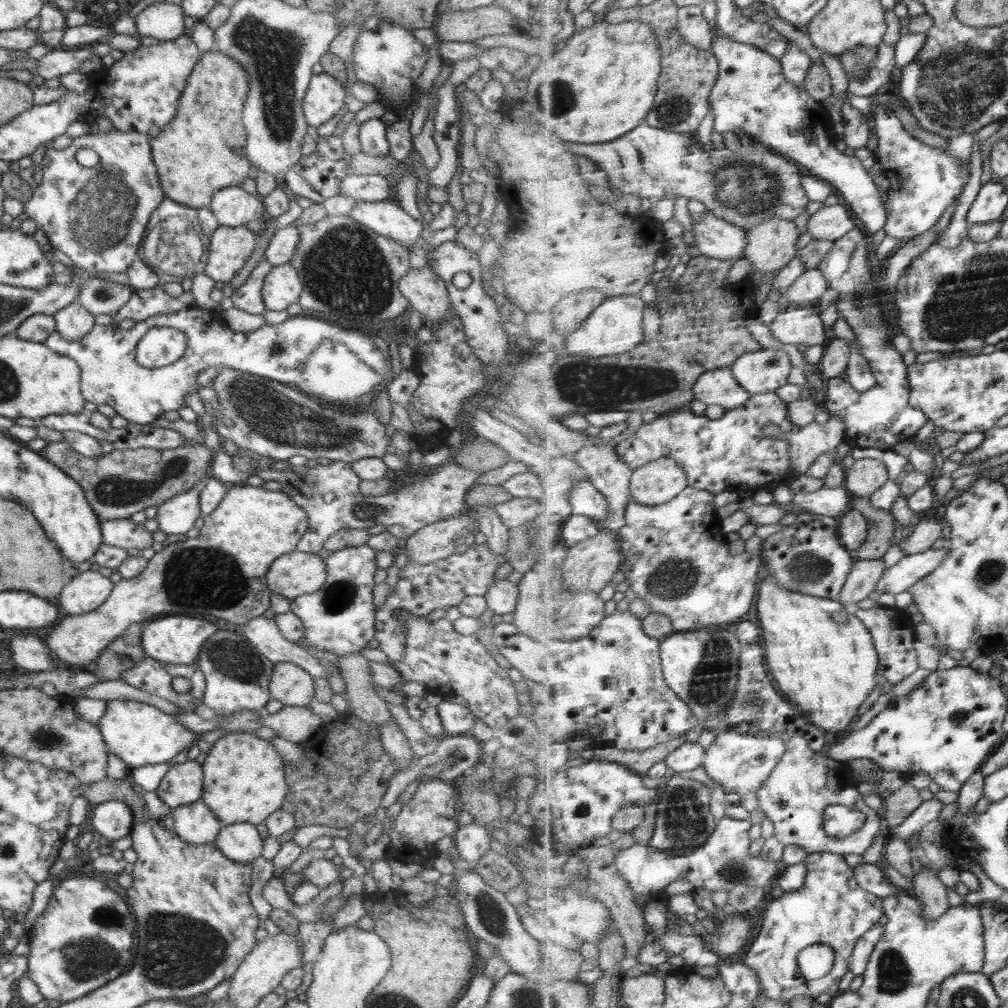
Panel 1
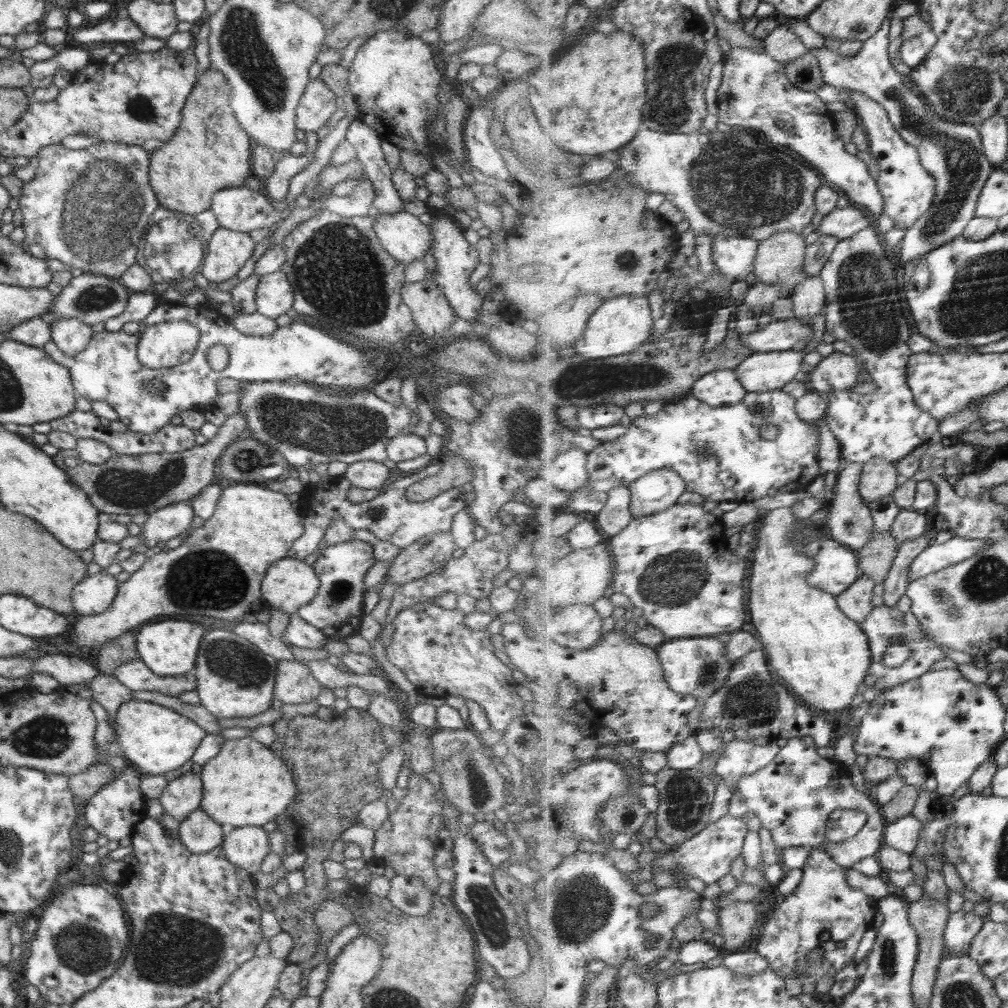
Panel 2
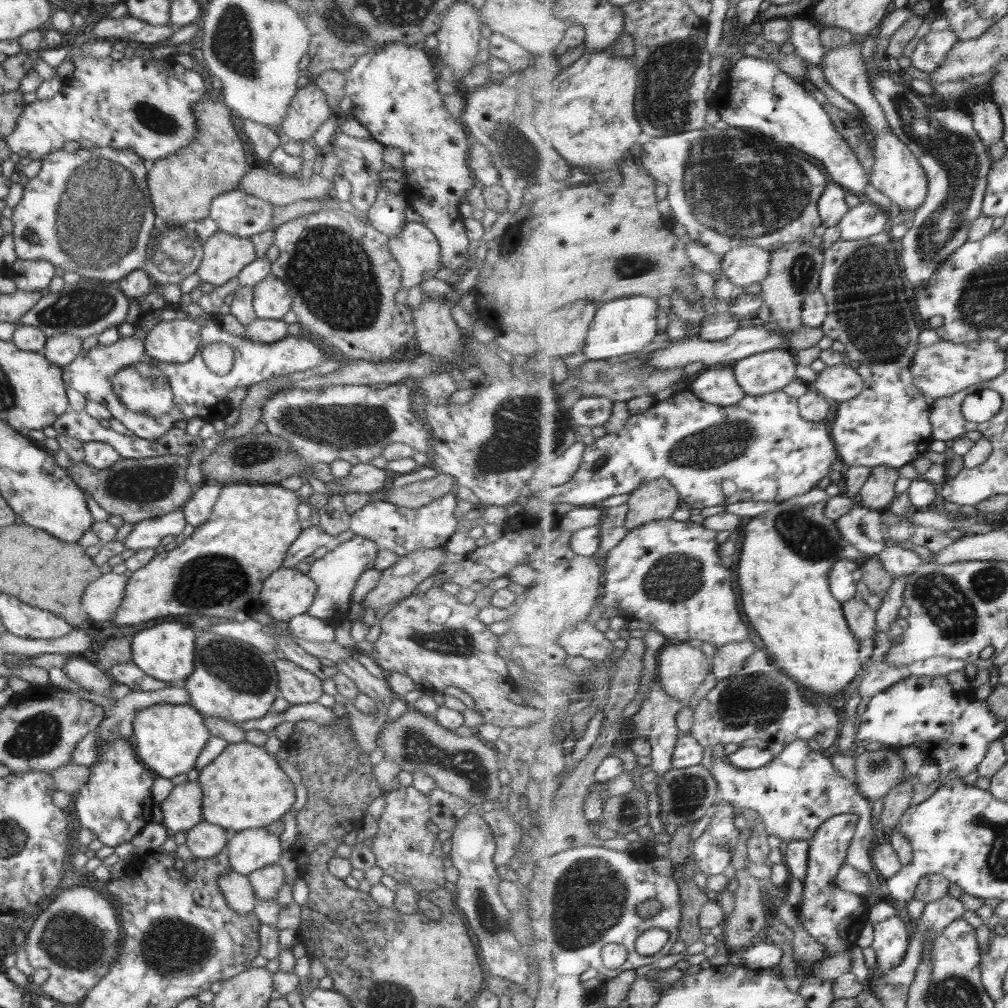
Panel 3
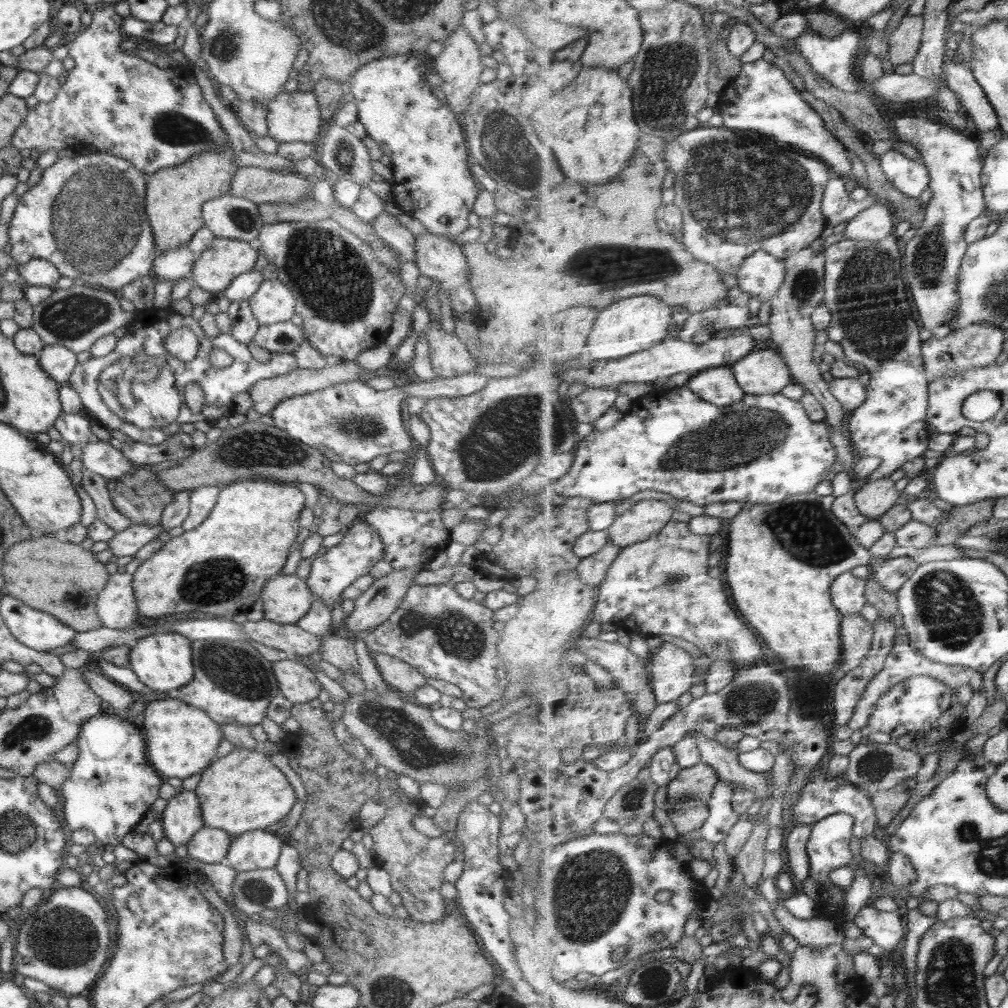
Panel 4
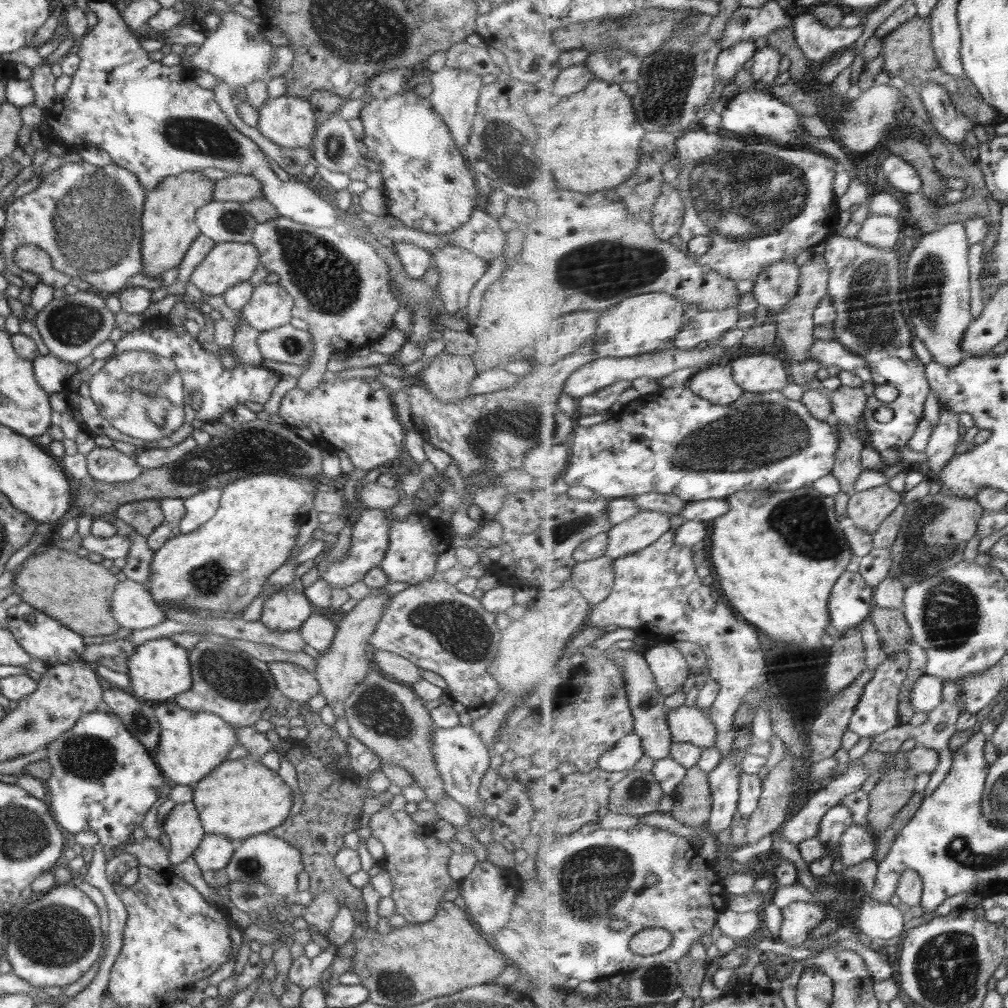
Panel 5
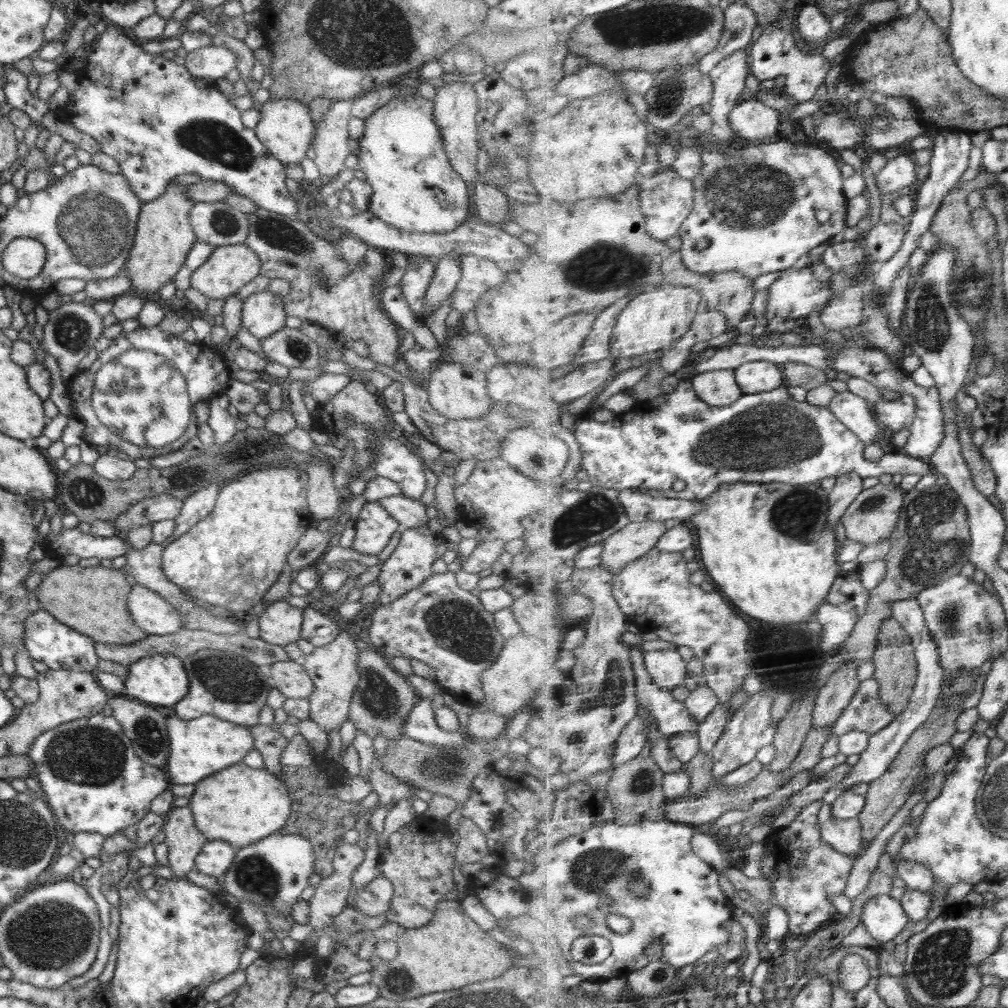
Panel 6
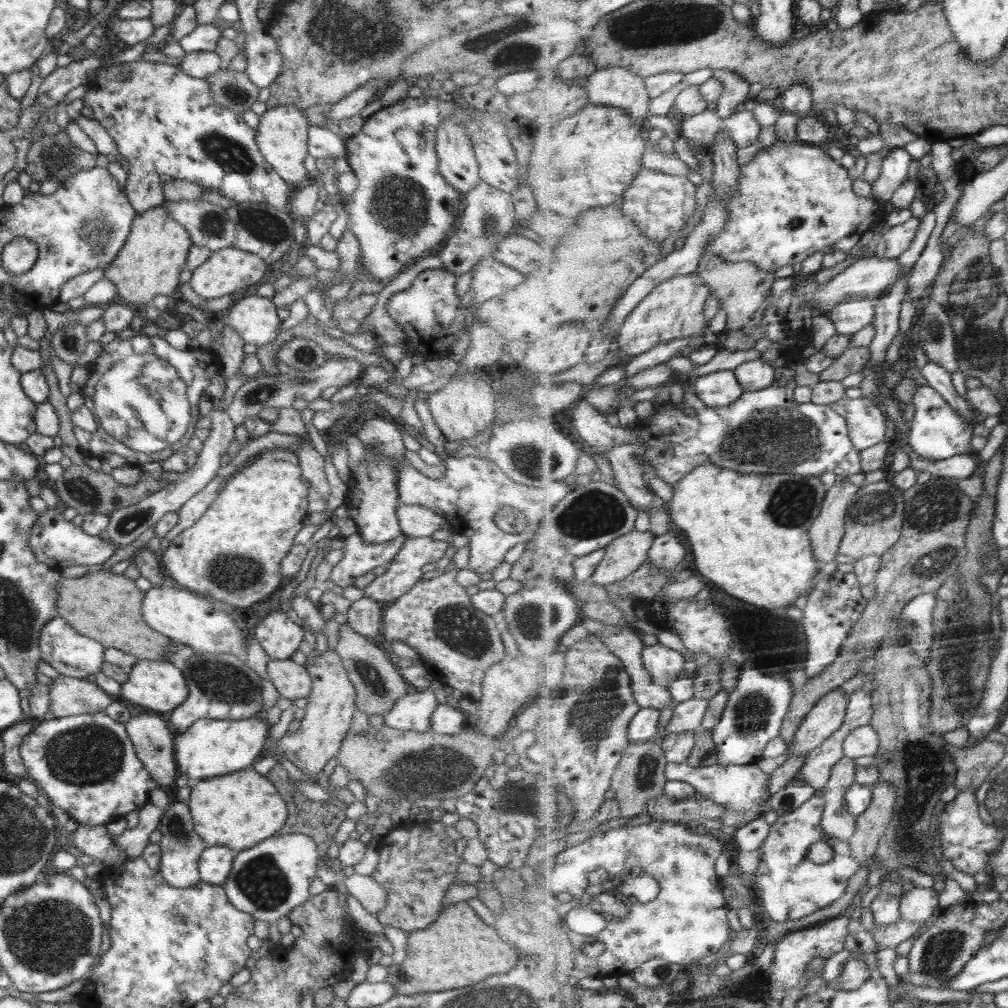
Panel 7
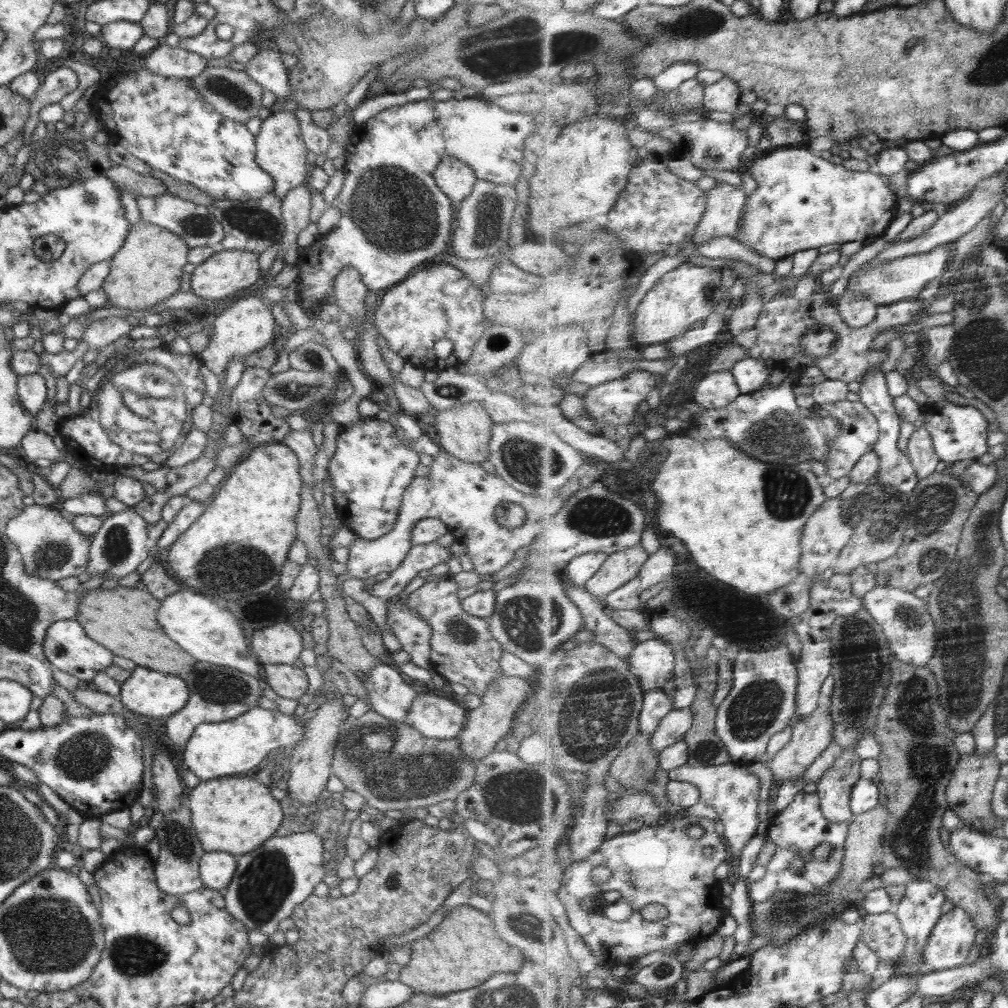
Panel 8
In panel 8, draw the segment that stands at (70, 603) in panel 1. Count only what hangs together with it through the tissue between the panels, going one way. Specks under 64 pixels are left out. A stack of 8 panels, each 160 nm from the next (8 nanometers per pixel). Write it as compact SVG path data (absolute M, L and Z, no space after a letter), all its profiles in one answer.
M189 588L168 595L160 601L160 610L156 612L156 619L162 630L174 642L177 642L190 656L197 661L213 665L229 666L250 676L263 679L257 656L250 651L245 634L238 626L234 614L214 604L214 600L208 600L200 596L198 592L192 592Z

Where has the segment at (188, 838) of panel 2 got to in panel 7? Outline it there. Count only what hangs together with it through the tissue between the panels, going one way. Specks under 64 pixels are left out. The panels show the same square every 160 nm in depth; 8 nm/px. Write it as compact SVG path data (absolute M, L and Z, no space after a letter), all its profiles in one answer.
M207 846L200 855L199 877L208 884L222 885L228 878L237 851L225 846Z

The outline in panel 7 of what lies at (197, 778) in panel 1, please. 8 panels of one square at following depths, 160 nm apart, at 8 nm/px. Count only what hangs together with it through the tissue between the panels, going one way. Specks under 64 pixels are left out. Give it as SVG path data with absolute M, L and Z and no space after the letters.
M173 799L165 809L160 819L158 830L162 837L159 842L161 848L161 863L159 873L164 880L176 888L188 888L194 886L201 878L199 877L198 861L202 851L208 846L194 830L194 823L189 806Z

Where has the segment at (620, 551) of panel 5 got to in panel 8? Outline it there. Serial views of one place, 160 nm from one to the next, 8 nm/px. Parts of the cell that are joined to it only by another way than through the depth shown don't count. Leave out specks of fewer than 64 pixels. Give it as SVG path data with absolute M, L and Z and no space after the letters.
M641 545L612 554L596 576L587 582L586 588L598 597L606 598L607 594L634 580L650 558L648 550Z

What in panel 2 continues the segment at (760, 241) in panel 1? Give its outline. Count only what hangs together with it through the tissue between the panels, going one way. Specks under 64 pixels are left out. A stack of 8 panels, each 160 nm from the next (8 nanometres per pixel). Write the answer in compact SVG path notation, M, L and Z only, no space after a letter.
M792 231L791 233L778 233L774 237L767 238L760 243L758 256L753 272L759 282L772 284L772 286L782 286L785 290L783 298L792 298L799 289L812 275L807 273L807 248L806 237Z

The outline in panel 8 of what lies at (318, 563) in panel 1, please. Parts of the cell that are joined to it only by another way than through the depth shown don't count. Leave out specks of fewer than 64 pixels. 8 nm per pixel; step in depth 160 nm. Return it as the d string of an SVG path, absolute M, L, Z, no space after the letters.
M282 622L255 630L252 635L252 651L260 666L265 664L293 665L304 648L302 637L288 622Z

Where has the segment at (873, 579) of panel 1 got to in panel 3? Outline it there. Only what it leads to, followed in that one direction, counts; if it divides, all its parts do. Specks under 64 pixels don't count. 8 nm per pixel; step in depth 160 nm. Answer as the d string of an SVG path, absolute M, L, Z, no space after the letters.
M859 593L848 602L843 603L845 614L852 632L861 640L873 638L877 631L877 612L868 604L866 597Z

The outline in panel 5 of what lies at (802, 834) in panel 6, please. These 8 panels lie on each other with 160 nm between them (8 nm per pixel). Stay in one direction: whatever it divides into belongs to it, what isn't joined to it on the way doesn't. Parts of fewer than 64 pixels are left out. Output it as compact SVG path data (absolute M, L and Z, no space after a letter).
M795 901L783 908L784 924L778 937L790 947L800 947L820 923L827 920L824 904Z

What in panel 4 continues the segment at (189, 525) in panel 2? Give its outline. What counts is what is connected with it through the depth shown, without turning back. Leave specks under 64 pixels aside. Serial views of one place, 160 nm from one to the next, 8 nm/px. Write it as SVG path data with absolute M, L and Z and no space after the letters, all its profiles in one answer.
M132 523L126 530L118 532L109 542L108 550L114 554L115 557L131 556L135 557L140 548L152 542L152 540L165 534L162 530L162 525L138 525Z

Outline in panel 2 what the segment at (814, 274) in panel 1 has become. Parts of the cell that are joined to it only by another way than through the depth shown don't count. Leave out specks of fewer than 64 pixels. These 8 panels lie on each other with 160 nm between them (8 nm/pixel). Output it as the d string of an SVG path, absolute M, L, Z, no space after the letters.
M812 276L799 289L796 289L793 308L796 316L812 323L824 307L827 306L827 289L821 276Z

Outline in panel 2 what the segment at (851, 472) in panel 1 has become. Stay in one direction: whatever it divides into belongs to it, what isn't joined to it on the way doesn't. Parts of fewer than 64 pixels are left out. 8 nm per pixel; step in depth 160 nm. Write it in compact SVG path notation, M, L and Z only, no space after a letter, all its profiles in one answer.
M875 458L874 461L867 462L860 490L862 497L871 503L895 494L900 488L900 482L898 482L900 470L896 465L885 458Z

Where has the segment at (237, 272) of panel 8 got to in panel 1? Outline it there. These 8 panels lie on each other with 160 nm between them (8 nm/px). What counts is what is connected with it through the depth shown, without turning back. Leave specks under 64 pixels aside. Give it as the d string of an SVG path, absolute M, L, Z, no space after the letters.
M220 225L210 235L204 273L214 282L229 284L254 252L254 246L259 242L258 237L244 225Z

